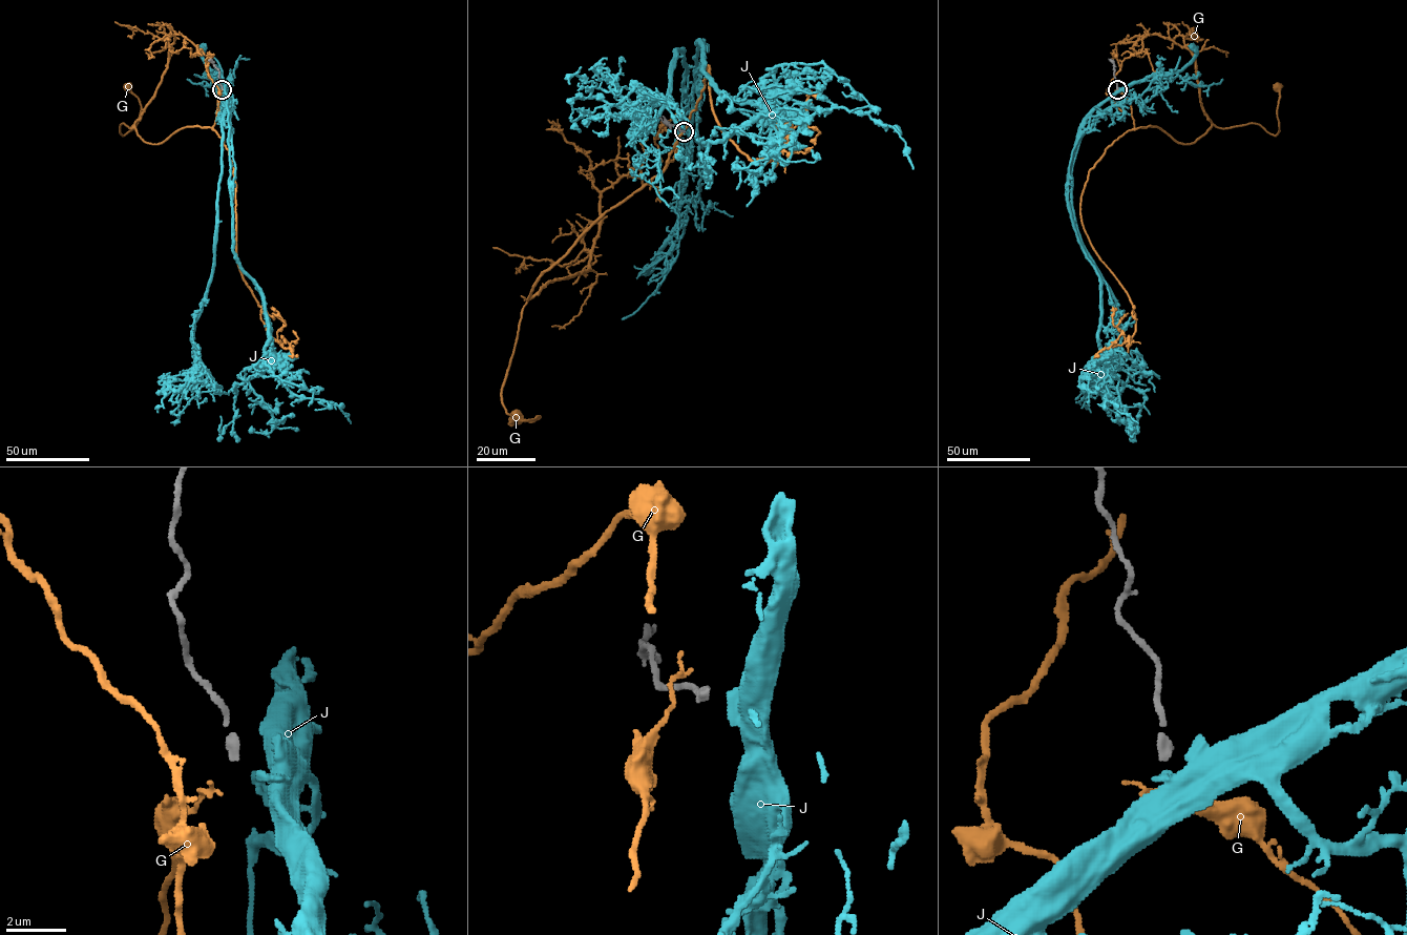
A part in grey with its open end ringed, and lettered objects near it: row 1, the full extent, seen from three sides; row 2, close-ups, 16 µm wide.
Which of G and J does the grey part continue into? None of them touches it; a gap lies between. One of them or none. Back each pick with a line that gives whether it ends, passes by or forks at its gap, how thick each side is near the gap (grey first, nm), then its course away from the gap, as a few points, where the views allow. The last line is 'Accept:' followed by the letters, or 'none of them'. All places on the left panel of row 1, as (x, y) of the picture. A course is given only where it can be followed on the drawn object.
Accept: none of them

